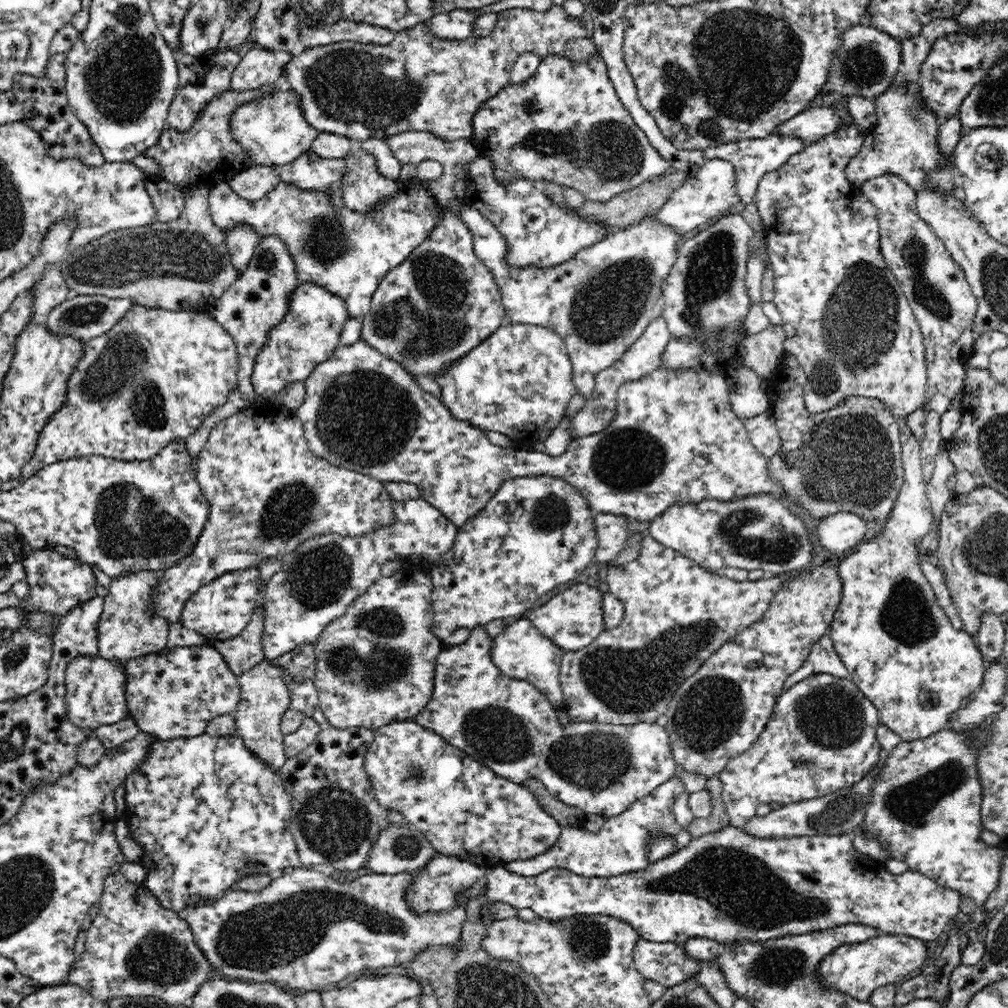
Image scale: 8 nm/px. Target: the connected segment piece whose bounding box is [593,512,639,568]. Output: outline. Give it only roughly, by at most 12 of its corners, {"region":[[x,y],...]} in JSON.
{"region":[[594,512],[599,540],[593,562],[604,568],[639,526],[623,515]]}

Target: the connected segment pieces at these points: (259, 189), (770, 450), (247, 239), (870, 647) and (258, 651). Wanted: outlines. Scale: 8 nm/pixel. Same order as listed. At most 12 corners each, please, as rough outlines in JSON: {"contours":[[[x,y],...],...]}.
{"contours":[[[254,165],[227,182],[236,194],[253,201],[278,186],[270,166]],[[770,412],[744,421],[750,442],[768,459],[782,443]],[[247,225],[225,233],[230,262],[242,272],[260,236]],[[920,443],[884,530],[835,563],[828,633],[904,742],[944,729],[987,665],[920,566]],[[254,608],[243,632],[204,644],[221,651],[240,676],[265,659],[263,609]]]}

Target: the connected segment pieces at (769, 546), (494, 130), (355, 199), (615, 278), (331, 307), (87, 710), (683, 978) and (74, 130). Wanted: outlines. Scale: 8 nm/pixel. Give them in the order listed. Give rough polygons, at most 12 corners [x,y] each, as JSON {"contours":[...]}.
{"contours":[[[785,497],[674,505],[645,528],[719,574],[809,569]],[[548,54],[473,118],[503,181],[607,202],[674,168],[606,63]],[[354,147],[340,179],[342,204],[370,211],[398,181],[378,170],[371,151]],[[447,200],[499,288],[505,324],[564,341],[593,394],[656,317],[680,237],[646,216],[554,268]],[[311,282],[258,352],[252,385],[276,402],[326,362],[349,319]],[[78,655],[65,670],[70,722],[90,730],[129,714],[124,660]],[[641,939],[634,946],[636,970],[666,988],[701,973],[677,942]],[[80,33],[53,36],[49,68],[15,74],[21,121],[46,154],[105,164],[65,89],[67,56]]]}

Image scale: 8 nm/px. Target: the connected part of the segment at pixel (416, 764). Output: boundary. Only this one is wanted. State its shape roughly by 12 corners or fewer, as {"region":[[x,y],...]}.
{"region":[[414,720],[364,761],[383,809],[486,870],[541,857],[561,823]]}

